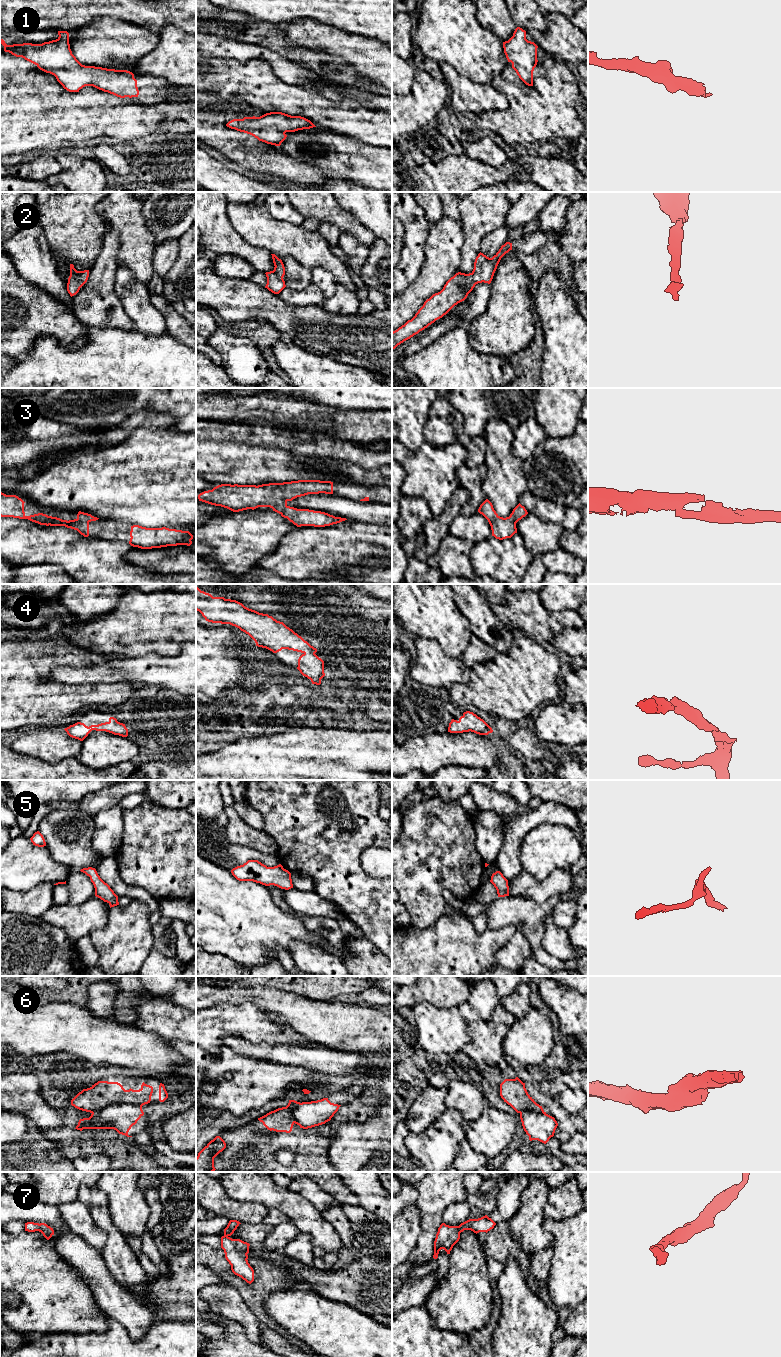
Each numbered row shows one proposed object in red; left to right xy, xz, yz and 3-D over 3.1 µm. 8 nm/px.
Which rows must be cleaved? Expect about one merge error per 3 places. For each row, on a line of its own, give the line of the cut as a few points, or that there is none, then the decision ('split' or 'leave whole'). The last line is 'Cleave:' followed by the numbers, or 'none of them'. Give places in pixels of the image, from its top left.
1: no cut; leave whole
2: no cut; leave whole
3: no cut; leave whole
4: no cut; leave whole
5: no cut; leave whole
6: cut in xy along (141, 1105), (111, 1103), (92, 1113); split
7: no cut; leave whole
Cleave: 6

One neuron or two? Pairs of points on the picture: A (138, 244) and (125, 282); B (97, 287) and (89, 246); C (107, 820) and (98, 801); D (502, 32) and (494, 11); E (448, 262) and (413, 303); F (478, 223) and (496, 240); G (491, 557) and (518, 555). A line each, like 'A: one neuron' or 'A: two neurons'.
A: two neurons
B: two neurons
C: two neurons
D: one neuron
E: one neuron
F: two neurons
G: one neuron

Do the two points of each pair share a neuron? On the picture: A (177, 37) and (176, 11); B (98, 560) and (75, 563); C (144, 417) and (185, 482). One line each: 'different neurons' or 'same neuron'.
A: different neurons
B: same neuron
C: different neurons

